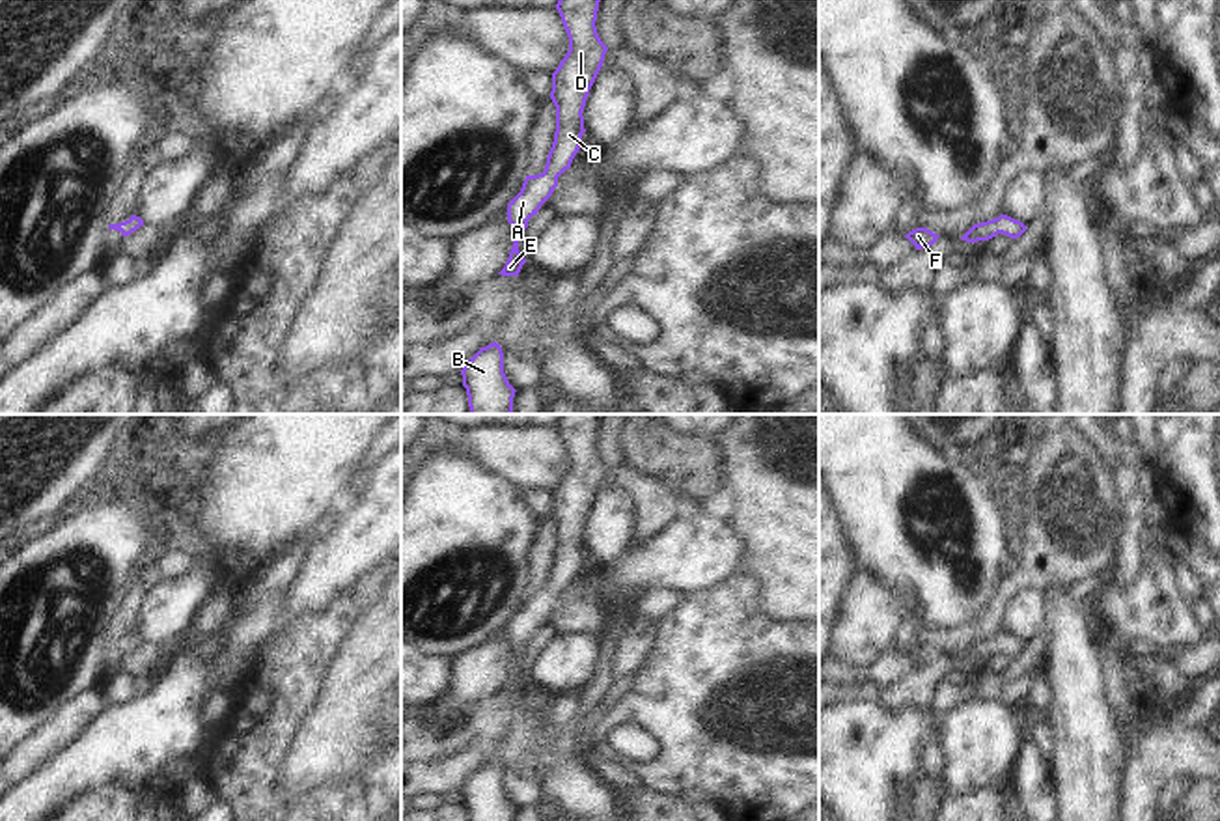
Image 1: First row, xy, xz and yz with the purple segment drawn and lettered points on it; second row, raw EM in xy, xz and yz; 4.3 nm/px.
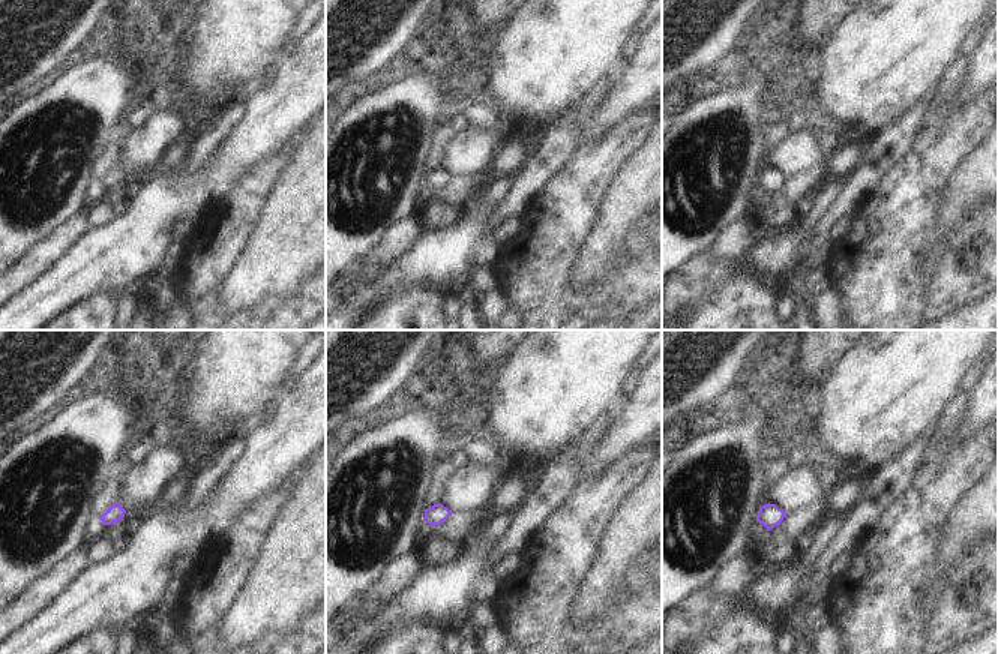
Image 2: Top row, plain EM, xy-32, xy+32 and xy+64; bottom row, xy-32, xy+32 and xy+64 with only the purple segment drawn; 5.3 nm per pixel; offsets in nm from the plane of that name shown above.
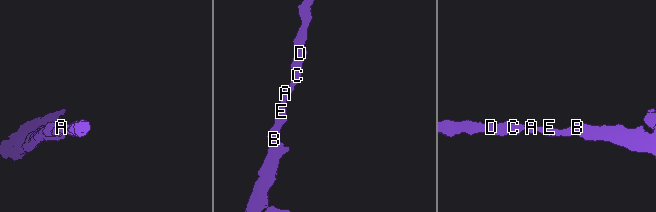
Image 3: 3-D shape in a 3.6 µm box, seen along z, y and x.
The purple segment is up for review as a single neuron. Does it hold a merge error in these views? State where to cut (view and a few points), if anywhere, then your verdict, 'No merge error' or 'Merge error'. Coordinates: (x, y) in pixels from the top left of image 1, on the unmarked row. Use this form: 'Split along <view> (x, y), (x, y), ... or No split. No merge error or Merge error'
No split. No merge error.

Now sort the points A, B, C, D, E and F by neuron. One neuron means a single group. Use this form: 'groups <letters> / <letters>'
groups A B C D E F

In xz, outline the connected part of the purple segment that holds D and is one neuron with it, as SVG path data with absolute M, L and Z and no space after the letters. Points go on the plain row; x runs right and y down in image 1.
M561 414L556 427L569 455L569 468L552 491L550 517L556 524L556 550L545 588L526 593L520 610L507 621L507 640L513 646L513 664L502 694L519 694L526 677L519 670L520 651L528 638L558 605L558 595L571 586L582 564L584 524L589 508L603 485L608 465L597 452L597 429L601 414Z

